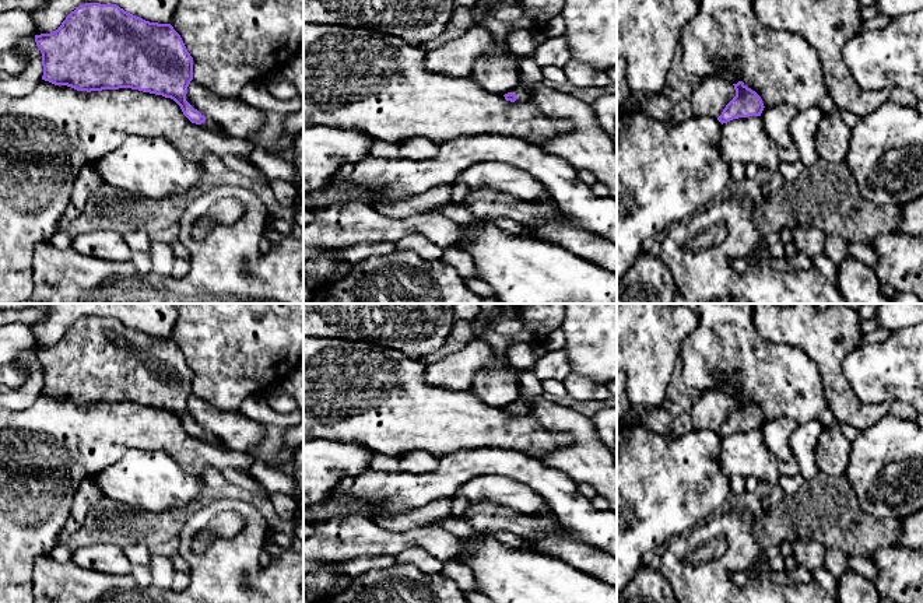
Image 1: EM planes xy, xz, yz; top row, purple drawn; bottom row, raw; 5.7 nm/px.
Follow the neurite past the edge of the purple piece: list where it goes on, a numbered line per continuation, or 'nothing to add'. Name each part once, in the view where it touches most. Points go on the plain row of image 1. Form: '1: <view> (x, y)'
1: xz (523, 407)

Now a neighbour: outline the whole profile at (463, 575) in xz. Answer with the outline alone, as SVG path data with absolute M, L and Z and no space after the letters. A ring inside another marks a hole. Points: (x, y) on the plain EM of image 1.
M446 561L441 574L450 578L463 592L478 592L473 569L460 561Z

